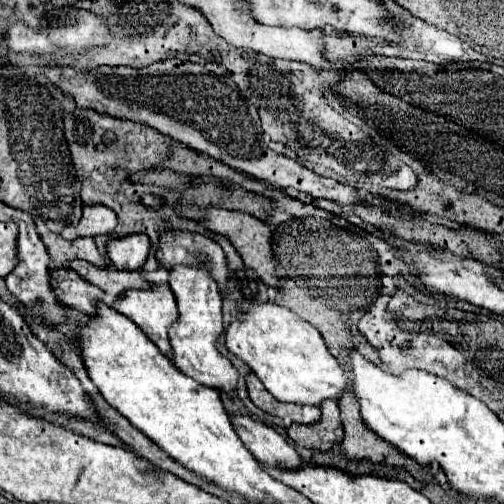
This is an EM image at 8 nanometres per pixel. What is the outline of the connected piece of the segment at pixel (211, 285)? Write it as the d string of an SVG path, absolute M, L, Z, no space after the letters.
M174 266L170 270L170 288L176 296L178 304L178 322L170 328L170 344L174 352L174 366L198 380L204 386L216 388L224 394L236 392L238 370L230 362L230 358L222 356L216 348L216 340L222 334L222 296L218 292L216 282L206 274L206 270L198 266Z

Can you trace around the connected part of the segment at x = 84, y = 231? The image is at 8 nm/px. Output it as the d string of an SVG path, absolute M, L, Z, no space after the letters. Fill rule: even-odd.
M84 206L80 224L76 226L66 226L61 231L61 236L65 240L74 240L78 237L100 236L100 234L110 234L116 228L118 220L116 214L106 208L106 206ZM71 231L71 233L69 233Z

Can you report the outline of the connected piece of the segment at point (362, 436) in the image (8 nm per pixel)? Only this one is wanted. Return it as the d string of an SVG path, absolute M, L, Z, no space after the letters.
M350 375L350 380L344 390L344 396L340 400L340 414L342 414L342 424L344 424L344 440L342 440L342 450L344 450L344 456L348 460L368 460L368 462L376 462L376 464L386 464L386 466L392 466L392 468L404 468L408 470L416 480L424 482L424 484L430 484L434 480L432 472L428 468L422 468L420 464L416 464L412 458L408 458L406 454L402 454L400 450L396 450L394 446L386 444L384 440L376 438L374 432L370 432L366 428L366 424L362 422L360 414L358 414L358 402L354 398L354 392L351 388L351 383L353 382L353 375Z

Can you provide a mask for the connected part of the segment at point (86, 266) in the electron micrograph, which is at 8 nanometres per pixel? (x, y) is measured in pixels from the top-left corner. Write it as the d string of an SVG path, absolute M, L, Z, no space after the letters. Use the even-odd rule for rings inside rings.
M74 260L70 262L70 268L76 270L84 280L92 282L94 286L98 286L100 290L104 290L106 294L112 296L120 296L126 290L150 290L154 288L154 284L146 282L140 272L130 272L130 270L102 270L90 262L84 260Z

